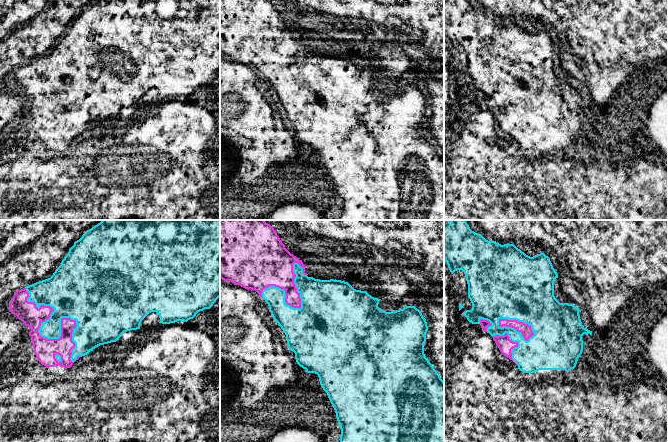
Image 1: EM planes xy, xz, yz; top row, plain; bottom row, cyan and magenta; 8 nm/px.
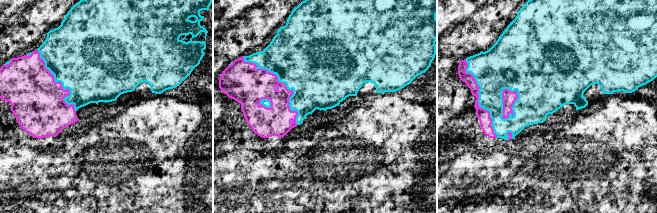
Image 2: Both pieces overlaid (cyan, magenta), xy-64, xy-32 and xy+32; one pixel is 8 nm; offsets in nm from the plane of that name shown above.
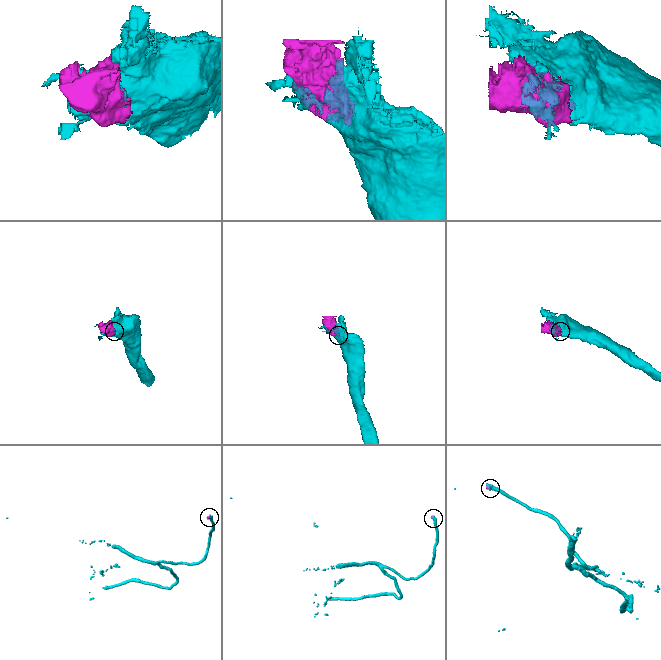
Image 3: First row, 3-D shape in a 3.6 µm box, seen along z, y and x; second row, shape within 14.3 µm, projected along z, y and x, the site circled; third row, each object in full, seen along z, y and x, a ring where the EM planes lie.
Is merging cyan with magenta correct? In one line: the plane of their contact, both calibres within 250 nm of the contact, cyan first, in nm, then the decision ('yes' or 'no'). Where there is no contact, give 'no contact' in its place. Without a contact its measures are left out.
meets cyan in xy; 180 nm thick on the cyan side, 180 nm on the other; yes

